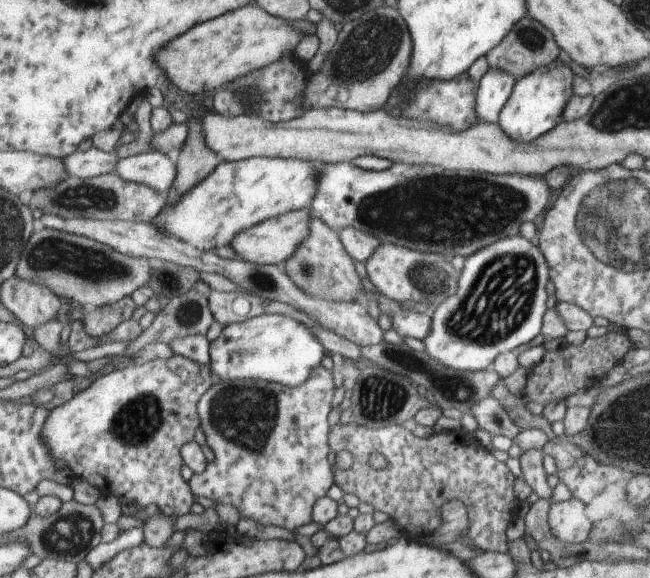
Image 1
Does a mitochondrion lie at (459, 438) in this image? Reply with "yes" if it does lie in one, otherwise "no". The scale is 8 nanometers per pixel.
no

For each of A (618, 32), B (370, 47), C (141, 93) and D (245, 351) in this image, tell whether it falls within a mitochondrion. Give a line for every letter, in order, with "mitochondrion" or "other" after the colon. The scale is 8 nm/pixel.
A: other
B: mitochondrion
C: other
D: mitochondrion

